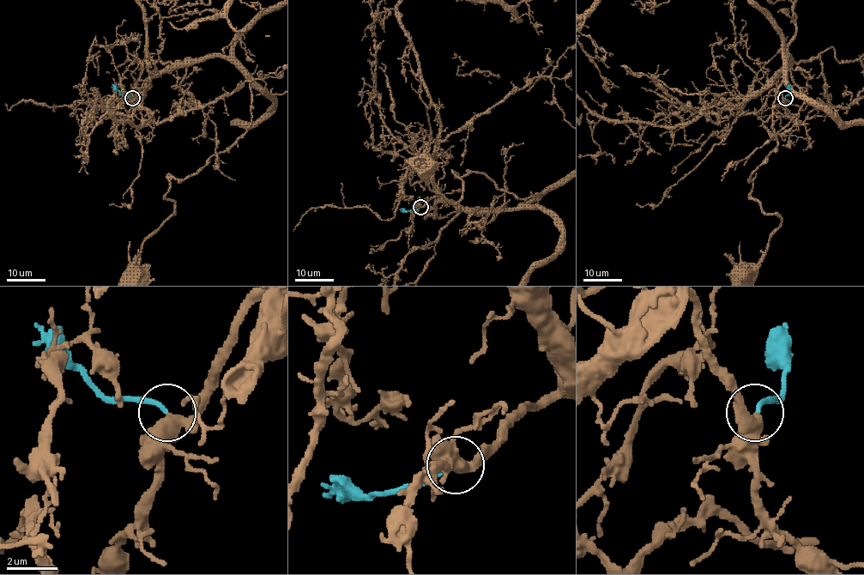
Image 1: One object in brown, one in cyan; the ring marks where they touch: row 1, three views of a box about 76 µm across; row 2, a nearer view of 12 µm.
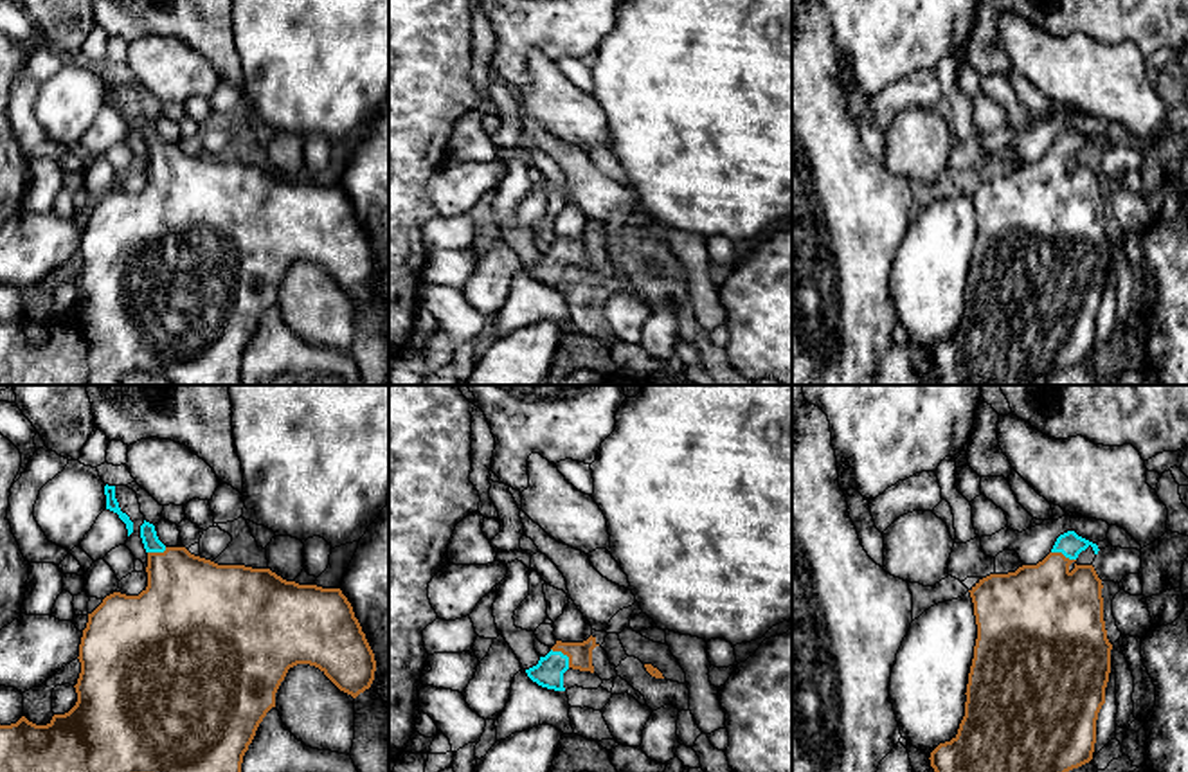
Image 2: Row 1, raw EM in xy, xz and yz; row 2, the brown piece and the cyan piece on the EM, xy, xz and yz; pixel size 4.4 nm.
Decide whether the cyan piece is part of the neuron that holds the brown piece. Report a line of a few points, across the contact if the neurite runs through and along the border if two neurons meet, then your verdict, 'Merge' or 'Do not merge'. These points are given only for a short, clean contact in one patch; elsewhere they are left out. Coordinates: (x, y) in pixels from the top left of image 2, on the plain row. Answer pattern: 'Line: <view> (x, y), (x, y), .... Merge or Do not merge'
Line: xz (580, 251), (564, 251), (549, 267). Merge

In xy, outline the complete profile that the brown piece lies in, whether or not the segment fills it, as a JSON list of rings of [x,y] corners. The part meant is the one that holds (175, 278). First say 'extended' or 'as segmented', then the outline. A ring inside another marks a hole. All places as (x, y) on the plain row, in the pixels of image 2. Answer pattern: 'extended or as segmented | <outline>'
extended | [[[146,119],[140,122],[140,135],[148,149],[148,184],[139,193],[113,189],[88,211],[86,225],[79,241],[81,270],[77,275],[76,302],[65,311],[54,311],[47,322],[36,322],[22,313],[16,320],[0,322],[0,385],[121,385],[131,373],[164,374],[175,385],[243,385],[241,360],[256,328],[266,310],[275,304],[275,290],[290,265],[310,261],[319,265],[340,288],[356,295],[371,284],[376,268],[374,250],[362,229],[353,203],[340,185],[299,182],[286,178],[270,166],[245,162],[218,162],[211,157],[191,151],[185,144],[166,144]]]

